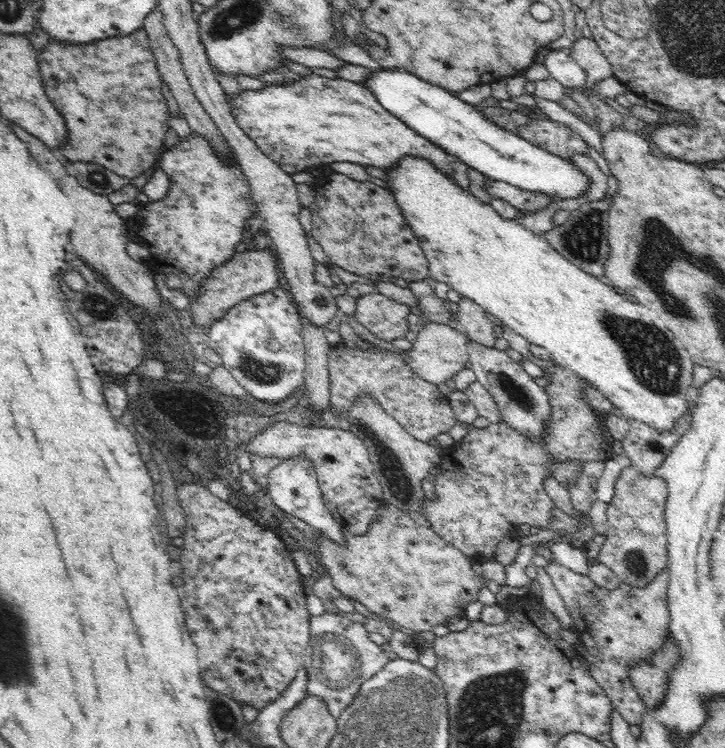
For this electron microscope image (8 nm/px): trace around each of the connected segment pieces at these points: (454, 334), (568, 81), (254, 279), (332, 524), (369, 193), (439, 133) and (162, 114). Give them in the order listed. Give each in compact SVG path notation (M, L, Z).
M425 319L424 326L423 330L416 333L417 339L412 343L411 349L399 356L421 379L438 387L439 384L445 384L447 380L453 379L458 372L466 369L466 363L469 362L467 345L470 340L464 332L447 324Z
M561 50L549 51L540 58L550 72L550 76L561 82L567 88L587 86L586 71L569 54Z
M264 248L264 250L234 254L228 262L212 269L210 276L203 282L200 298L188 309L191 311L191 318L198 326L204 326L205 323L209 325L221 315L224 309L237 303L240 299L274 290L274 288L279 287L279 284L276 251Z
M301 454L280 460L280 464L269 475L268 485L264 492L270 496L277 507L287 514L303 520L318 532L328 535L328 538L336 544L343 545L345 543L344 534L346 530L328 511L324 499L322 499L323 493L319 488L318 480L315 478L312 463L305 460Z
M332 174L330 184L322 188L326 188L328 192L324 198L332 202L324 204L324 208L338 210L320 210L318 215L311 212L311 216L316 217L316 228L311 233L334 264L374 283L393 282L396 278L412 282L431 276L420 241L401 214L397 200L390 190L367 179L362 179L360 184L343 174Z
M375 69L368 75L368 86L372 86L372 94L376 94L380 104L394 116L398 116L402 122L412 126L418 134L424 134L432 143L440 144L444 150L459 158L467 166L474 170L480 170L488 174L493 179L503 179L504 182L511 183L512 186L523 188L523 190L532 189L532 191L544 191L551 193L551 198L555 200L572 200L572 198L582 198L582 194L590 186L590 178L586 177L576 165L574 160L566 160L556 155L544 152L544 149L538 149L530 145L529 142L517 137L516 134L508 130L500 129L492 120L488 120L481 111L478 111L471 104L464 102L456 97L452 91L447 91L440 86L436 86L417 77L414 73L404 72L404 69Z
M144 29L126 35L110 35L85 43L49 39L45 49L36 54L37 72L52 104L58 109L67 128L62 154L71 162L93 162L129 180L146 176L158 162L161 148L166 143L168 109L162 93L164 81L156 67L156 57Z

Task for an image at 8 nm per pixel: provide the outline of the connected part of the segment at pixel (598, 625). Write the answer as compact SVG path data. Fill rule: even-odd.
M550 560L544 569L572 615L575 632L580 635L588 652L584 660L589 672L609 696L613 710L619 712L626 722L640 724L644 716L644 701L630 680L629 668L650 658L664 642L664 630L668 627L670 614L666 605L668 573L659 572L644 588L623 583L608 590L556 560Z

